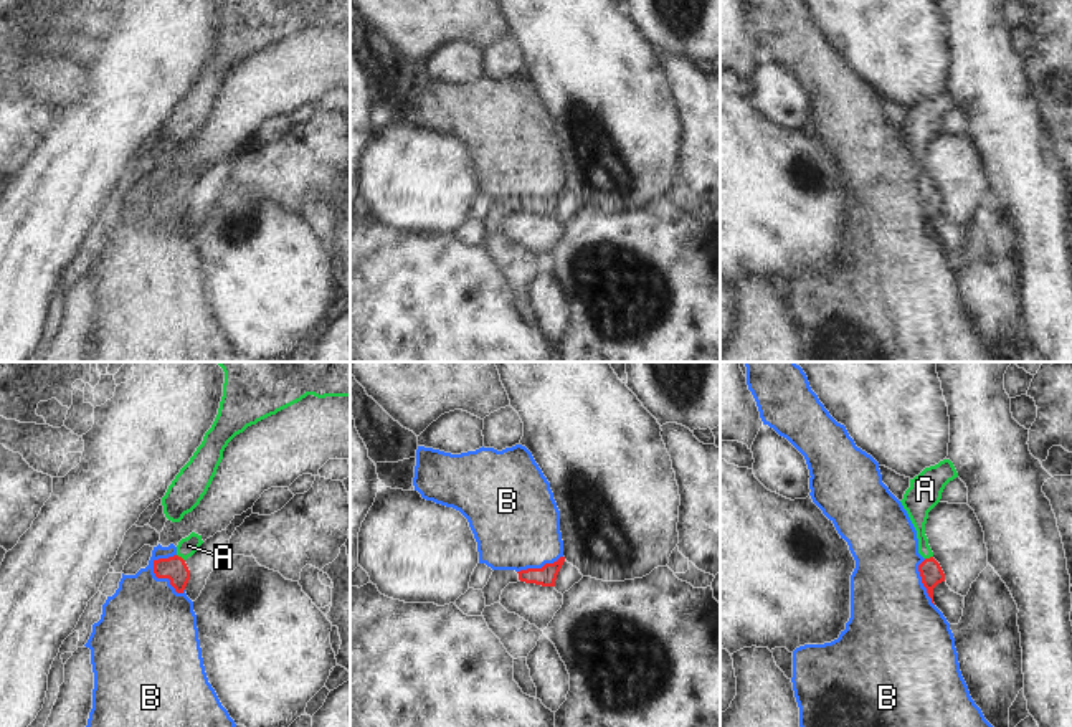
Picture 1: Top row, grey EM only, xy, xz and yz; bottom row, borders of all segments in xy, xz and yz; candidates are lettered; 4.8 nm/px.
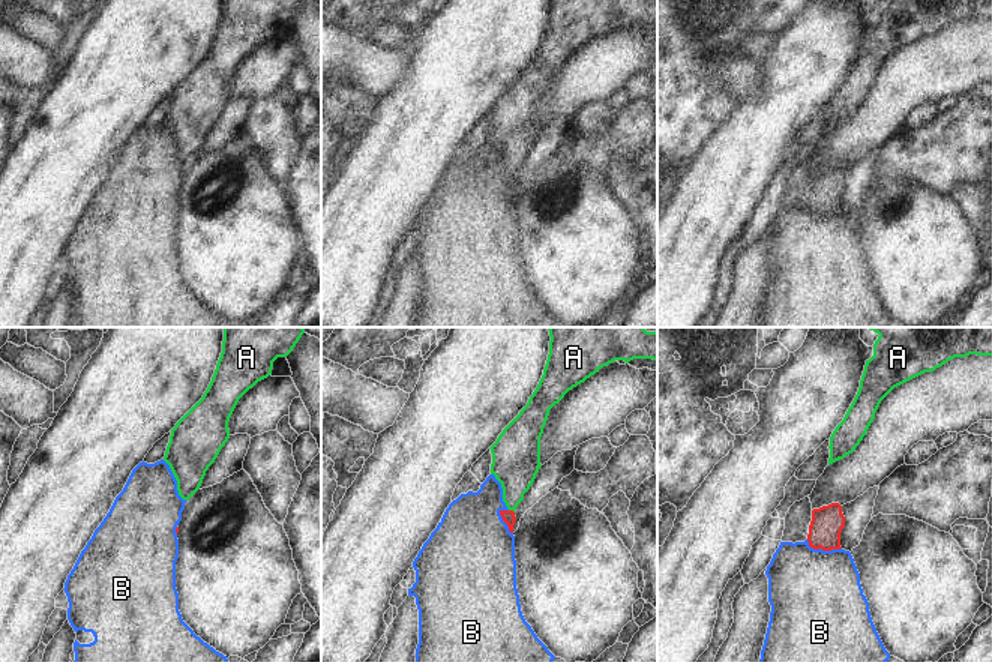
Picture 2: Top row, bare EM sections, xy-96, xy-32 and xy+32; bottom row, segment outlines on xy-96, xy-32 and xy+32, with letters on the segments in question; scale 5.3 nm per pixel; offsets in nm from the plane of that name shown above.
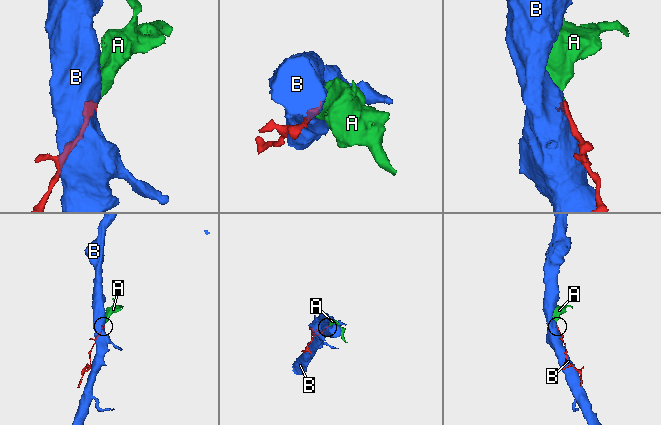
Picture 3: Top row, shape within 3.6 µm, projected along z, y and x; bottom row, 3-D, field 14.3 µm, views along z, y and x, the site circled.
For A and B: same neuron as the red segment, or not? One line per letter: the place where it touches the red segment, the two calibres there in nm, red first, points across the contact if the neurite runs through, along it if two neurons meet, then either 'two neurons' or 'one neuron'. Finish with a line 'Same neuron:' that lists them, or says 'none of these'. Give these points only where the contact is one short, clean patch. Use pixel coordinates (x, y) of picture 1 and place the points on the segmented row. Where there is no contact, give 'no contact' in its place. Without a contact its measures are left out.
A: xy (180, 557) | 120/90 nm | across xy (174, 569), (180, 557), (189, 546) | one neuron
B: xy (162, 577) | 120/440 nm | two neurons
Same neuron: A

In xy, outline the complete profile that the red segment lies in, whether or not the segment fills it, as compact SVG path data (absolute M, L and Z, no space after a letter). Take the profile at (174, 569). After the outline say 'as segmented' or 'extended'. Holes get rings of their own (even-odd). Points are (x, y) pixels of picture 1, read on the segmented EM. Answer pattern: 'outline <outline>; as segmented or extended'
outline M195 532L182 539L177 545L177 554L173 557L154 560L155 577L168 578L175 592L183 593L190 580L190 570L185 560L192 557L200 549L202 544L203 544L202 535Z; extended

